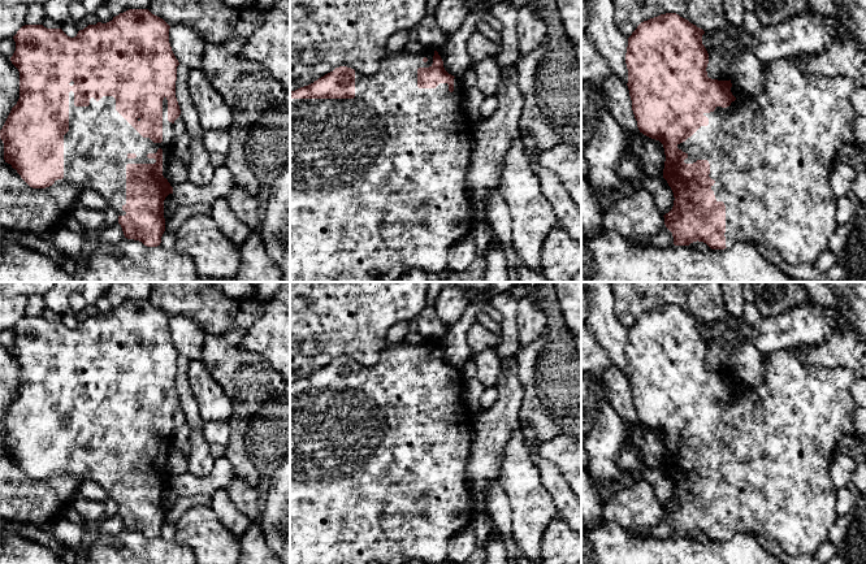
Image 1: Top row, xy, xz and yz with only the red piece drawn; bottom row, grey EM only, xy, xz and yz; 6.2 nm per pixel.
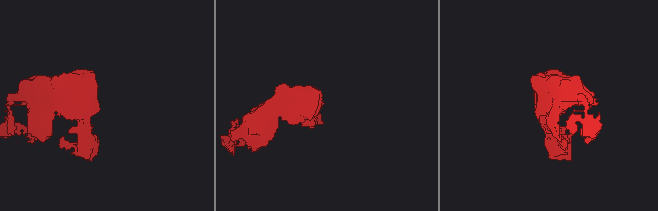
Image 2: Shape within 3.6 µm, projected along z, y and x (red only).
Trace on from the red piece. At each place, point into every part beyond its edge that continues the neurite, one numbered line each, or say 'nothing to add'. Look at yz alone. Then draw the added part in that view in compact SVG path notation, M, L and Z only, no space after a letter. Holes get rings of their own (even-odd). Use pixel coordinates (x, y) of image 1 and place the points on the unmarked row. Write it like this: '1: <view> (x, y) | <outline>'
1: yz (771, 446) | M780 348L765 356L766 359L766 378L755 387L744 387L733 377L732 386L736 389L729 398L716 398L714 403L703 404L709 409L707 417L701 417L690 429L677 435L677 439L688 446L685 455L693 455L697 451L707 451L710 455L709 468L715 472L711 477L716 493L723 493L726 496L726 538L731 538L735 533L753 532L775 541L780 548L791 555L814 555L817 550L827 541L831 526L837 519L835 511L837 500L837 487L832 482L830 465L833 457L839 454L837 444L844 437L862 438L854 425L854 411L857 402L850 394L852 385L863 378L859 372L845 369L841 366L827 368L823 365L804 364L798 352L794 348Z

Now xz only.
1: xz (379, 473) | M434 342L386 343L377 364L365 366L355 363L354 390L290 390L290 564L407 564L413 559L442 564L449 559L450 538L469 525L475 515L467 477L473 429L462 398L464 379L460 369L454 369L453 383L447 374L436 379L417 378L417 360L432 357Z

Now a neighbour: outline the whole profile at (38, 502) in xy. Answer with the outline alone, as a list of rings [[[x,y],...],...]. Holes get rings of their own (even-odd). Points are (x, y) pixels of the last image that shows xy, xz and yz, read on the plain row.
[[[0,430],[0,519],[4,521],[26,521],[33,525],[46,525],[49,521],[62,517],[66,508],[72,507],[74,495],[78,493],[81,482],[72,474],[53,474],[46,480],[30,478],[4,451],[4,434]]]

